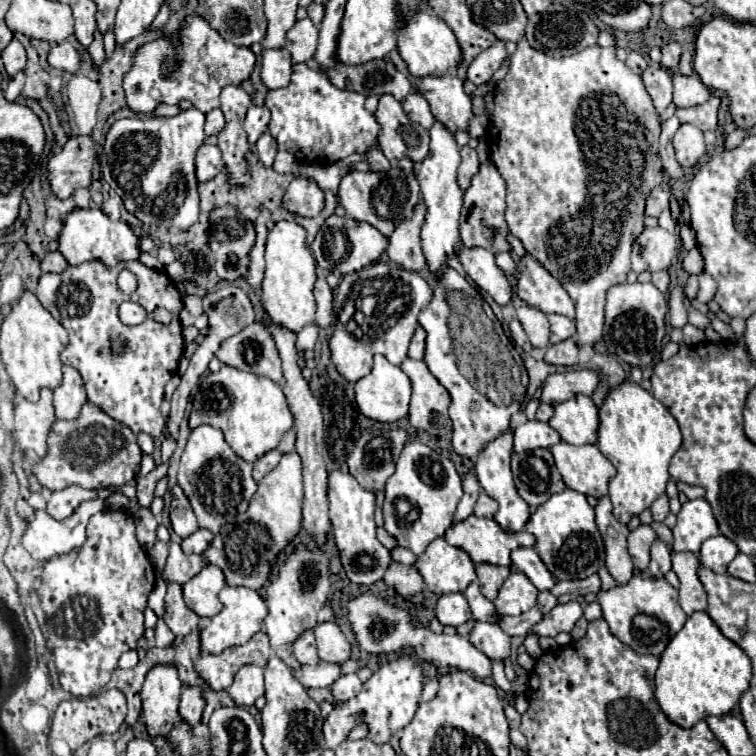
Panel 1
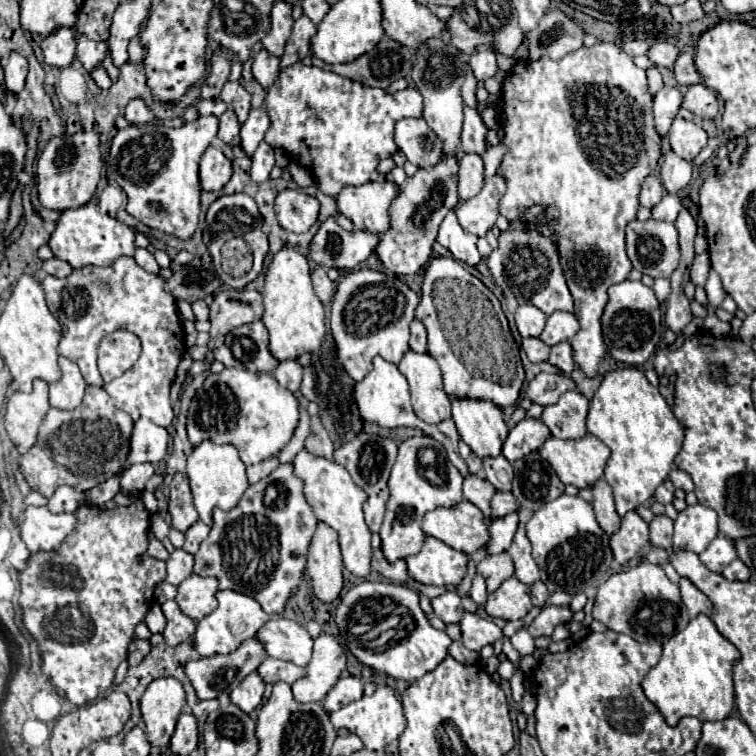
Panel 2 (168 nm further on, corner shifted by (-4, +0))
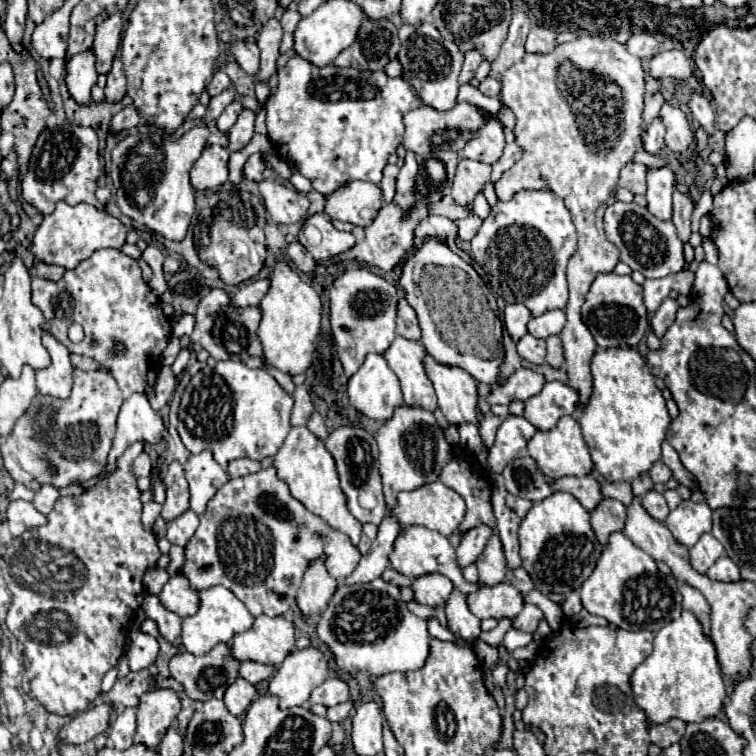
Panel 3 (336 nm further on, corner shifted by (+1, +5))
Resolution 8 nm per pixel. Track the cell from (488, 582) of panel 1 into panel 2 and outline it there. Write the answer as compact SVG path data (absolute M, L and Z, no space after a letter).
M507 552L497 556L485 556L477 564L477 572L487 582L487 592L495 592L507 578L513 576L513 560Z

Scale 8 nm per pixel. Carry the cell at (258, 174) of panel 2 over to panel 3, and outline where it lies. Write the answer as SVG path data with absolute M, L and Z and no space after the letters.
M262 153L250 155L246 165L244 165L244 177L250 179L250 181L262 181L262 173L264 173L264 157L262 157Z

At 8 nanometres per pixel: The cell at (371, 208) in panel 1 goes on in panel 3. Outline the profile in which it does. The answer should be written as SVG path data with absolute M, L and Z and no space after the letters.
M350 181L326 197L326 213L332 219L368 227L382 207L382 189L376 183Z

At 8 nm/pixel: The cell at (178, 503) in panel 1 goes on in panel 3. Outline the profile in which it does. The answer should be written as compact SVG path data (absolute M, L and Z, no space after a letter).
M172 461L168 473L164 477L166 485L166 503L162 505L162 519L170 521L190 509L190 493L188 483L184 479L184 469L178 461Z

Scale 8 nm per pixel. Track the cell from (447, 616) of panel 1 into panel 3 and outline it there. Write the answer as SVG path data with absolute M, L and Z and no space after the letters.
M430 573L424 577L418 577L412 583L412 591L414 591L414 599L422 605L428 607L444 607L446 599L450 597L450 591L454 589L452 581L446 579L444 575L438 573Z

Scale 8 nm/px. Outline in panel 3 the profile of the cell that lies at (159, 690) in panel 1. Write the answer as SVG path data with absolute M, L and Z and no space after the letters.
M150 689L146 695L142 695L138 705L138 729L134 743L156 749L168 727L174 723L178 711L180 699L174 689Z

